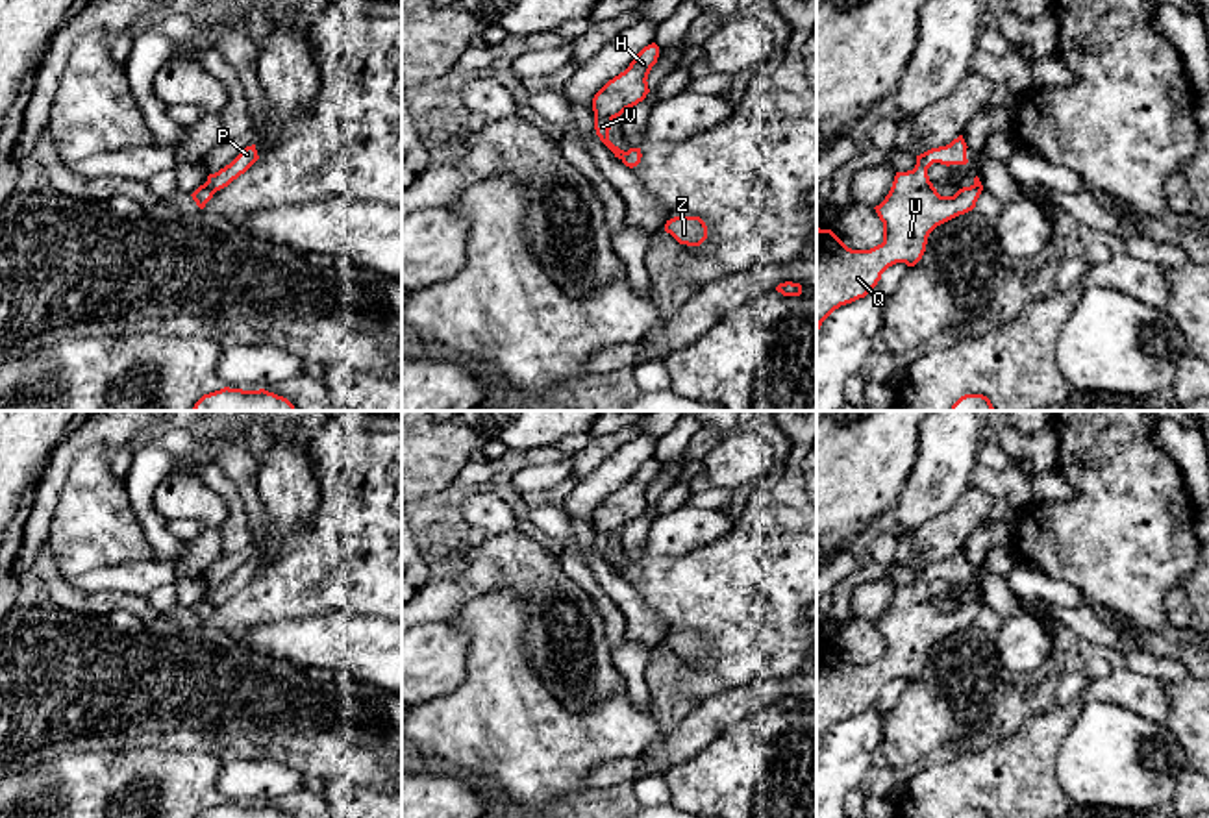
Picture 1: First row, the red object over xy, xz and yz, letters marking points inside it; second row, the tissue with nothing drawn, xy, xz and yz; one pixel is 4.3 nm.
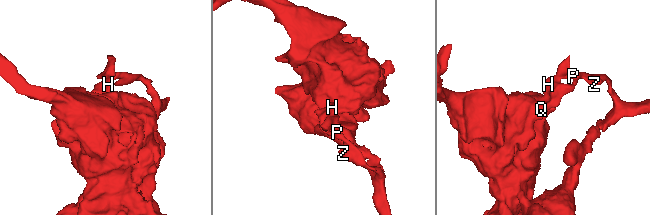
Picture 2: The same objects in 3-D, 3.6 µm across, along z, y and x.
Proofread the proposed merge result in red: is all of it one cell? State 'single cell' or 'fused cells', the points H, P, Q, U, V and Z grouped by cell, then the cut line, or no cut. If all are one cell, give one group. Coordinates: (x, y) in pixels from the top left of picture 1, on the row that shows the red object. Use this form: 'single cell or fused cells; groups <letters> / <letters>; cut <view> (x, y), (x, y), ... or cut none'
fused cells; groups H Q U V / P Z; cut xy (206, 182), (215, 191)

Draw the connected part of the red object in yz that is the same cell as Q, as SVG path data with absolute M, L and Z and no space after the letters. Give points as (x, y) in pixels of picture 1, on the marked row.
M959 135L946 146L916 155L913 170L896 172L889 194L874 207L883 222L881 244L852 250L831 229L816 226L816 333L835 309L870 294L889 266L915 266L937 226L976 207L981 187L941 196L928 176L933 163L966 165L966 148Z

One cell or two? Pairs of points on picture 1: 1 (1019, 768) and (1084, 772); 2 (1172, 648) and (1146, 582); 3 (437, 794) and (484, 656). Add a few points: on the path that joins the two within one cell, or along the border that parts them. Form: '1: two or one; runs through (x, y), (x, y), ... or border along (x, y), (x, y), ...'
1: two; border along (1069, 730), (1056, 759), (1056, 778), (1067, 798)
2: two; border along (1169, 624), (1159, 630), (1141, 628)
3: two; border along (463, 772), (495, 796)

